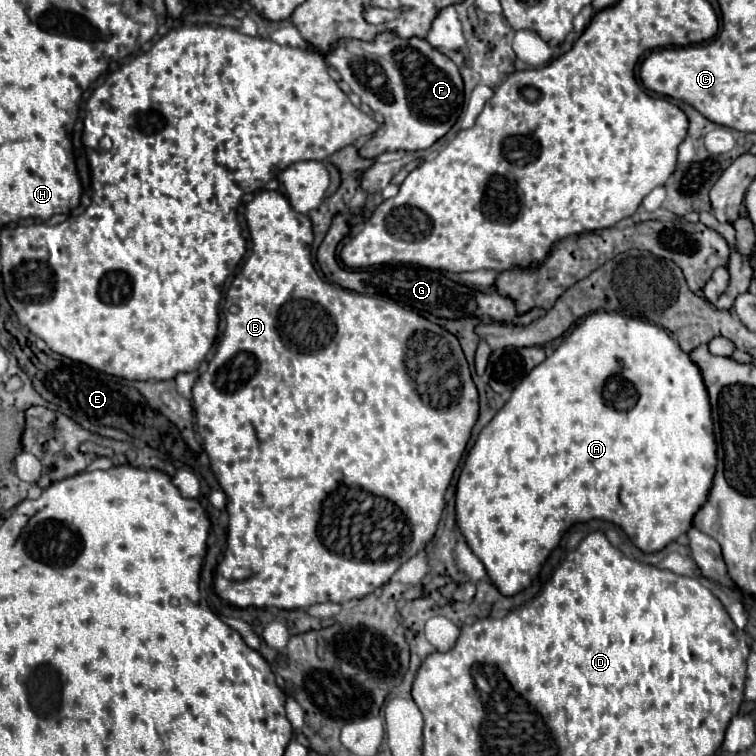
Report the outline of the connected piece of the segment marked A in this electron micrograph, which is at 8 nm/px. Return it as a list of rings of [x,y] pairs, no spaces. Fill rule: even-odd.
[[[596,311],[588,317],[584,317],[582,323],[576,325],[566,335],[566,339],[558,345],[558,349],[550,357],[546,357],[538,367],[534,367],[516,385],[516,389],[512,391],[512,397],[506,401],[506,405],[480,431],[474,447],[468,451],[466,463],[464,463],[460,477],[458,477],[456,523],[458,523],[460,533],[466,539],[468,547],[484,563],[486,573],[492,579],[492,583],[498,587],[498,591],[502,595],[512,597],[532,583],[532,579],[538,575],[540,567],[544,565],[544,561],[548,559],[552,549],[560,543],[560,537],[574,523],[580,523],[580,521],[604,519],[604,521],[618,525],[642,553],[654,553],[654,551],[664,549],[670,541],[676,541],[682,533],[686,533],[690,529],[694,513],[702,507],[702,501],[706,501],[706,493],[710,491],[710,481],[714,479],[717,461],[711,406],[708,403],[706,385],[702,381],[702,375],[698,373],[698,367],[690,361],[690,355],[686,355],[680,349],[680,345],[668,335],[666,329],[662,329],[654,323],[648,323],[638,317],[626,317],[620,313],[616,315],[614,311],[610,311],[610,313]]]

